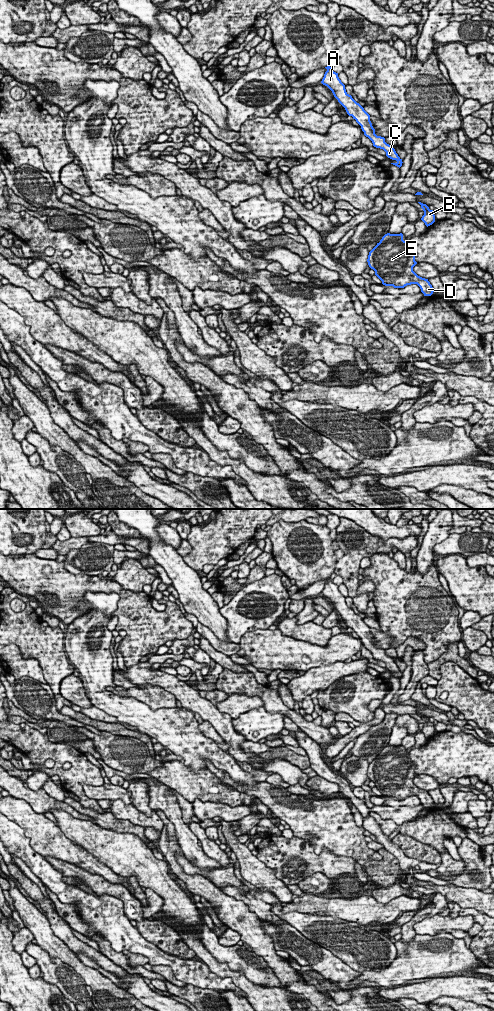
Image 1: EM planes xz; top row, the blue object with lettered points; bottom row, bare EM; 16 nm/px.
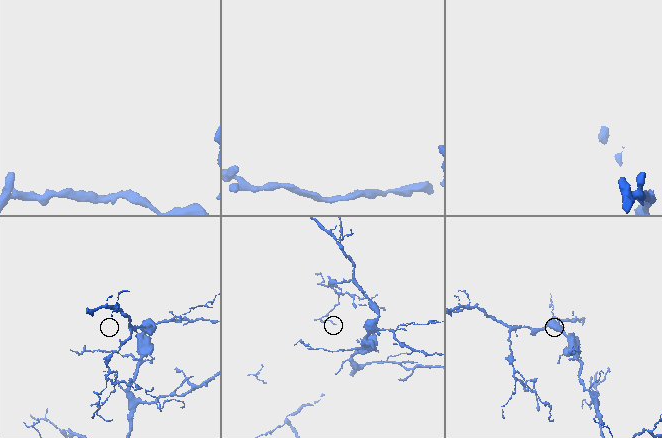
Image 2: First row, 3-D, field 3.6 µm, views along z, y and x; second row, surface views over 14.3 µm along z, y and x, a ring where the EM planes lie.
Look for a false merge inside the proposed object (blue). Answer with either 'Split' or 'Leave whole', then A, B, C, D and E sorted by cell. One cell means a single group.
Leave whole. Groups: A B C D E

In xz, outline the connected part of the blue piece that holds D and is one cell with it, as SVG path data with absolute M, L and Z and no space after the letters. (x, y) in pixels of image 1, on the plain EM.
M385 746L369 764L368 777L385 798L404 800L417 796L424 808L431 808L434 801L428 791L418 788L413 779L417 776L415 765L407 759L403 746Z

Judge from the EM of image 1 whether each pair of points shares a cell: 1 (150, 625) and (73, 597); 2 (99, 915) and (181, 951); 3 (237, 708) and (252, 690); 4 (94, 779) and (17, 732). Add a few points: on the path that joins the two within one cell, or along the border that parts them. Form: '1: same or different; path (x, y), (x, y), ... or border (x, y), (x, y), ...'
1: same; path (131, 605), (129, 600), (116, 587), (93, 586)
2: different; border (135, 927), (147, 940), (158, 948)
3: different; border (229, 694), (258, 696), (264, 705)
4: same; path (75, 760), (67, 753), (41, 749), (36, 746)

